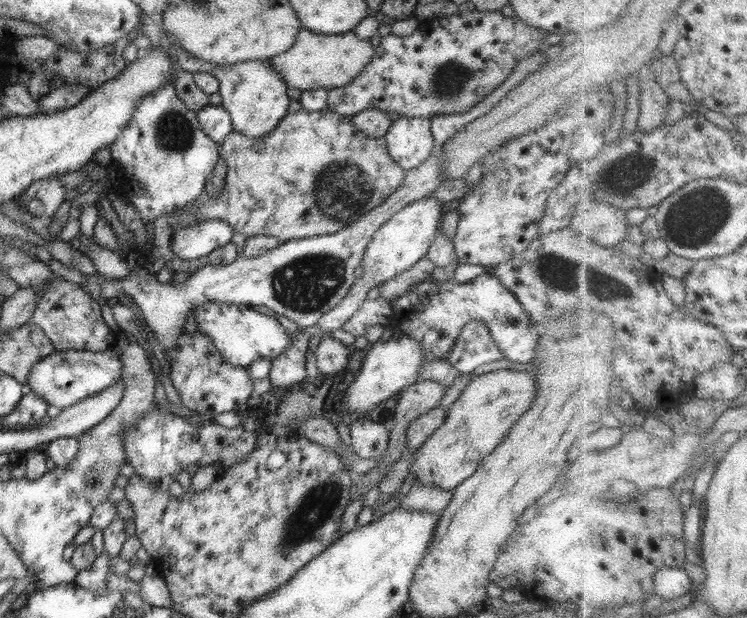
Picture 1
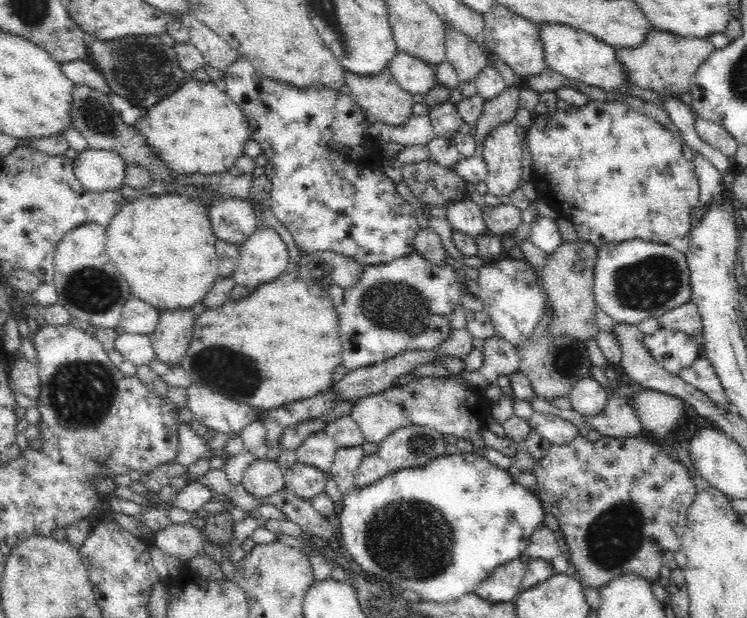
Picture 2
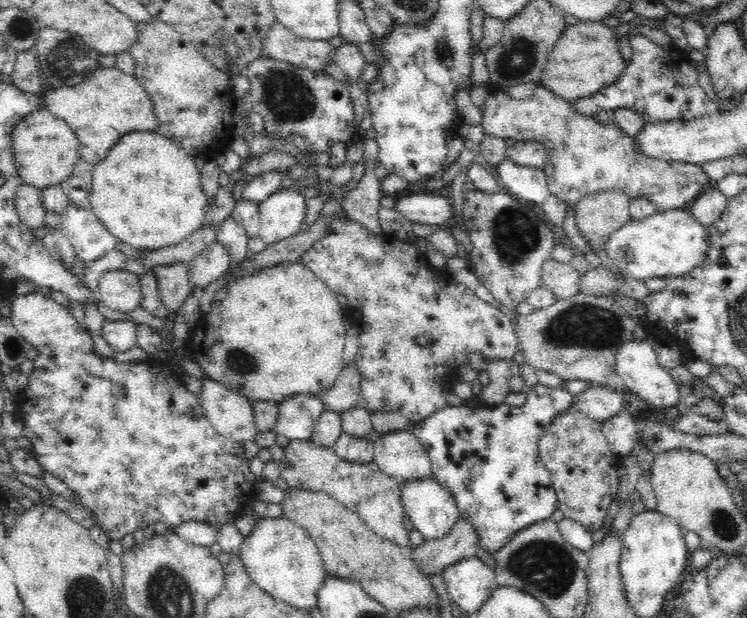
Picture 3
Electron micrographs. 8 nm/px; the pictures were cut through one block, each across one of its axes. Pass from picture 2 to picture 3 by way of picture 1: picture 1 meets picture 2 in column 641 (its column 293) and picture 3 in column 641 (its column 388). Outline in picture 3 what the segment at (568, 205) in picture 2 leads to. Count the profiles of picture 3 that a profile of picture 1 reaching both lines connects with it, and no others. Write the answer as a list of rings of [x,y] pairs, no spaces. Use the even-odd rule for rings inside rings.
[[[540,85],[525,99],[517,100],[502,89],[488,93],[481,109],[481,125],[486,135],[542,142],[548,151],[542,169],[550,193],[567,205],[575,205],[591,192],[620,189],[630,200],[644,196],[657,206],[658,212],[666,212],[688,209],[700,193],[710,188],[710,180],[701,165],[650,158],[639,152],[633,137],[620,130],[609,117],[580,114],[573,109],[573,101],[558,98]]]

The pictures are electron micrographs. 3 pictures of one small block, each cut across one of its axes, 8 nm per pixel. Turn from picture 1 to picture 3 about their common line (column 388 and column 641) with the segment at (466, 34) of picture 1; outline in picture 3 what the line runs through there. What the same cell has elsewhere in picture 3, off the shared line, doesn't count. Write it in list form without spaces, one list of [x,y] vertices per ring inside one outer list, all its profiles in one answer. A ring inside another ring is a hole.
[[[631,35],[628,53],[632,60],[615,83],[596,94],[573,101],[573,109],[586,116],[607,115],[616,109],[642,112],[656,121],[688,121],[718,114],[722,104],[708,98],[698,83],[698,70],[690,55],[674,43],[660,47],[644,35]]]

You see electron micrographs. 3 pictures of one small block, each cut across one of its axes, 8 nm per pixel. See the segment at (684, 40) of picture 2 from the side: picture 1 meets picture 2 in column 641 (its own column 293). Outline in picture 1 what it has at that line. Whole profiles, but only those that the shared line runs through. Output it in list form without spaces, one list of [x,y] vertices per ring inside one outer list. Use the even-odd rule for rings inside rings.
[[[300,29],[292,48],[268,59],[290,88],[316,90],[317,88],[340,88],[350,84],[372,60],[375,48],[370,39],[360,39],[352,31],[344,34],[320,34]]]

